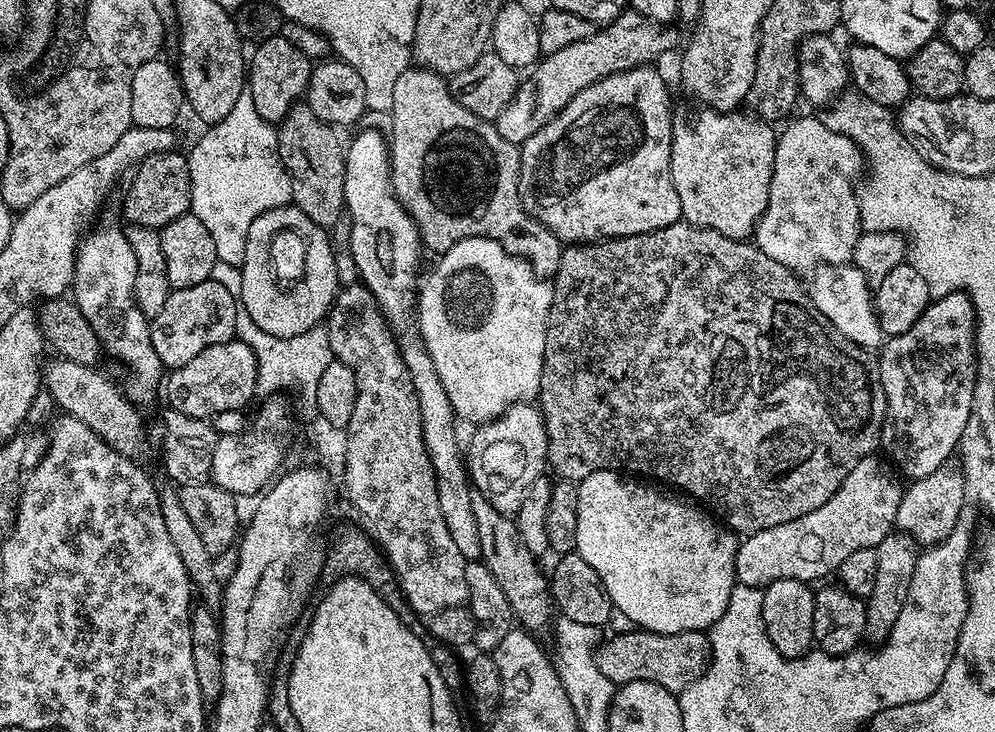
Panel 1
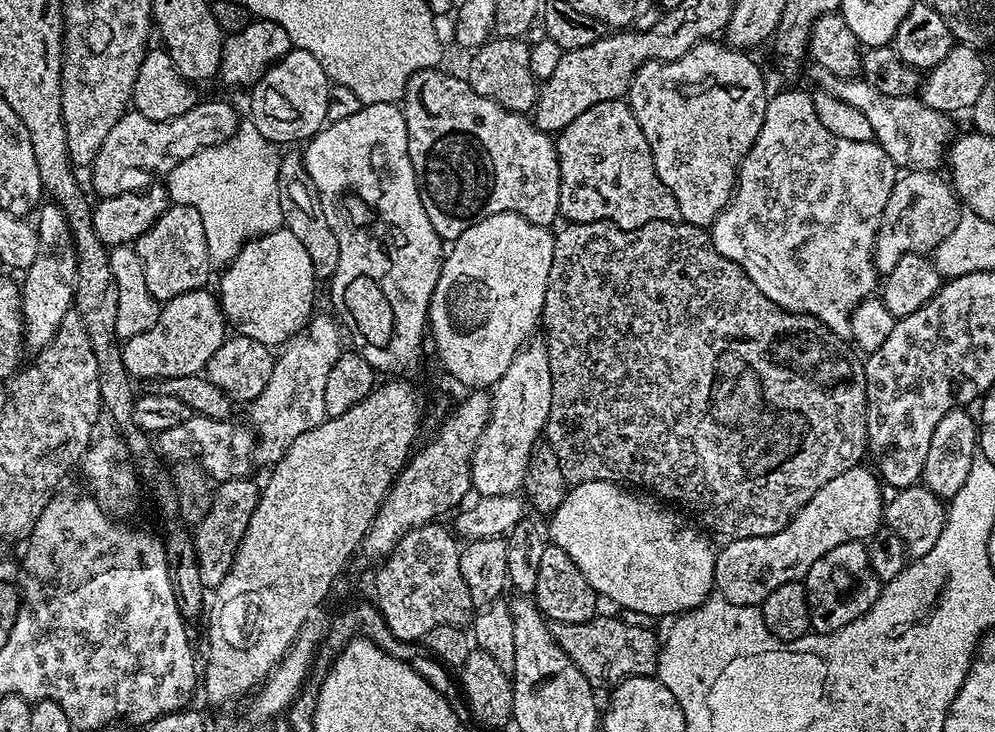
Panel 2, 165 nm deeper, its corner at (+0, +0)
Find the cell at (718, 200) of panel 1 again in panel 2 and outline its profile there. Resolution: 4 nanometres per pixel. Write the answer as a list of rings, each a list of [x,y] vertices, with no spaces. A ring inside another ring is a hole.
[[[720,42],[696,44],[689,52],[682,54],[682,58],[646,62],[634,74],[626,97],[626,102],[631,106],[632,113],[638,118],[638,126],[642,126],[642,134],[646,134],[646,142],[652,151],[658,178],[667,186],[670,194],[674,194],[674,198],[678,202],[679,219],[685,224],[693,224],[703,229],[707,229],[713,224],[718,218],[718,214],[722,214],[725,206],[732,201],[732,193],[736,191],[736,176],[740,172],[740,163],[746,158],[750,146],[754,146],[754,138],[758,138],[758,130],[762,130],[762,120],[766,118],[770,99],[770,92],[764,89],[764,76],[760,73],[759,66],[748,57],[751,55],[747,51],[731,47],[727,43],[716,43]]]

